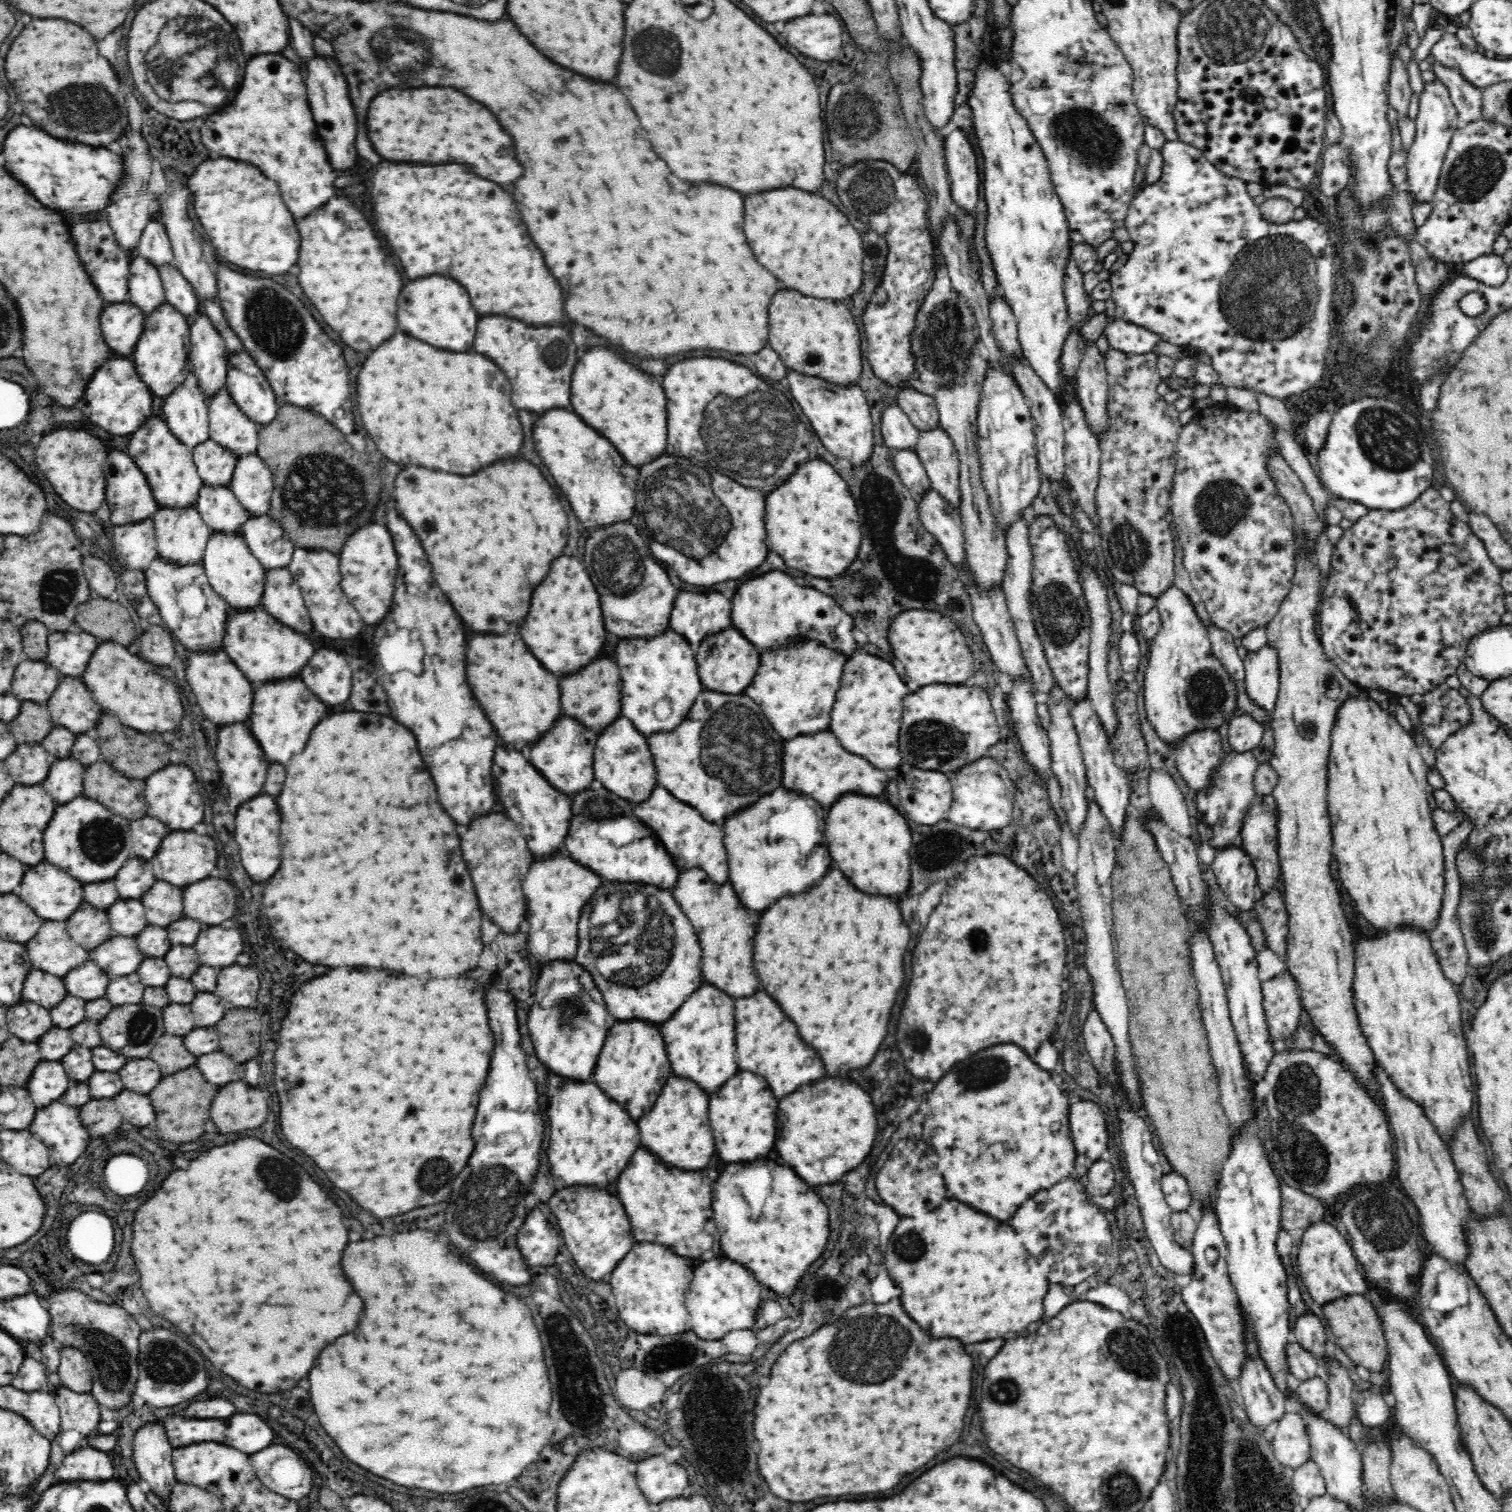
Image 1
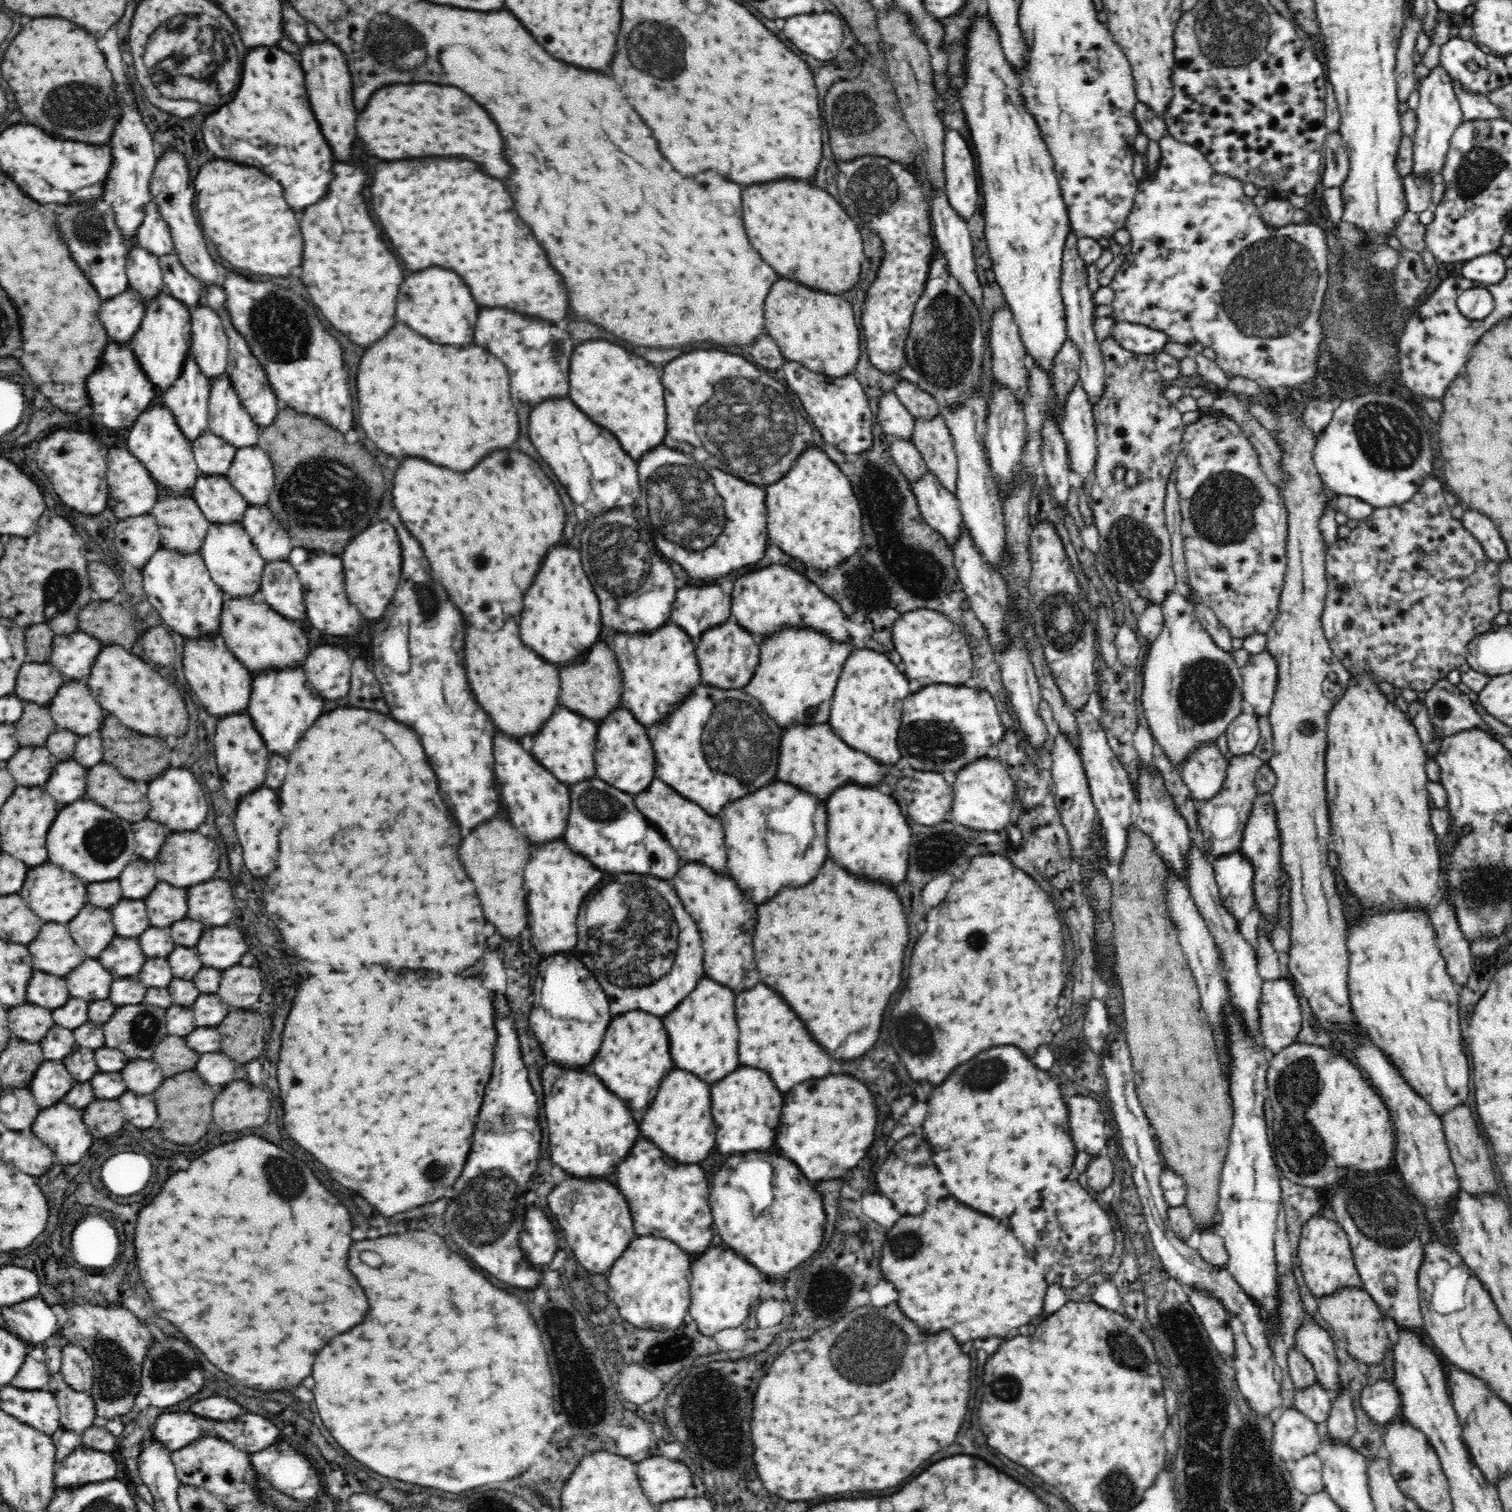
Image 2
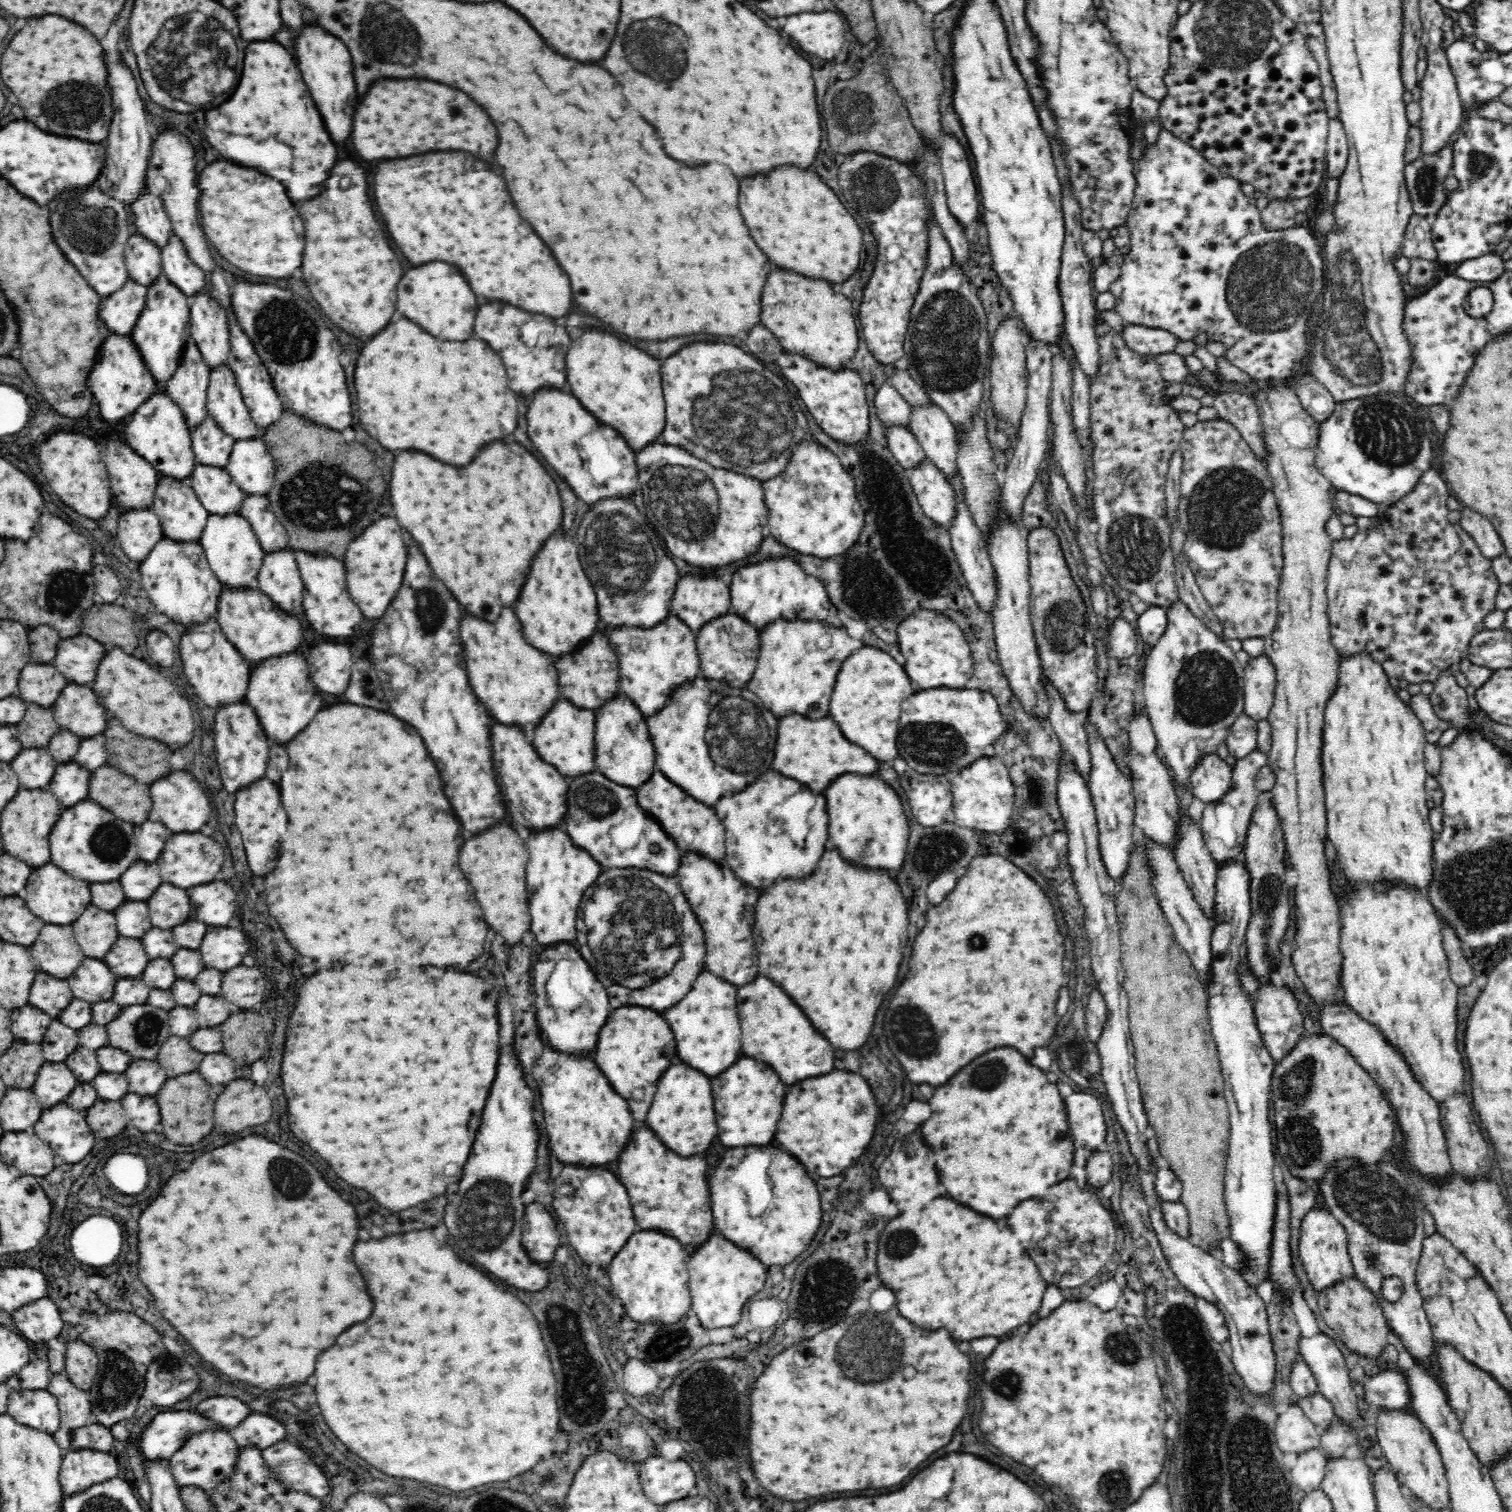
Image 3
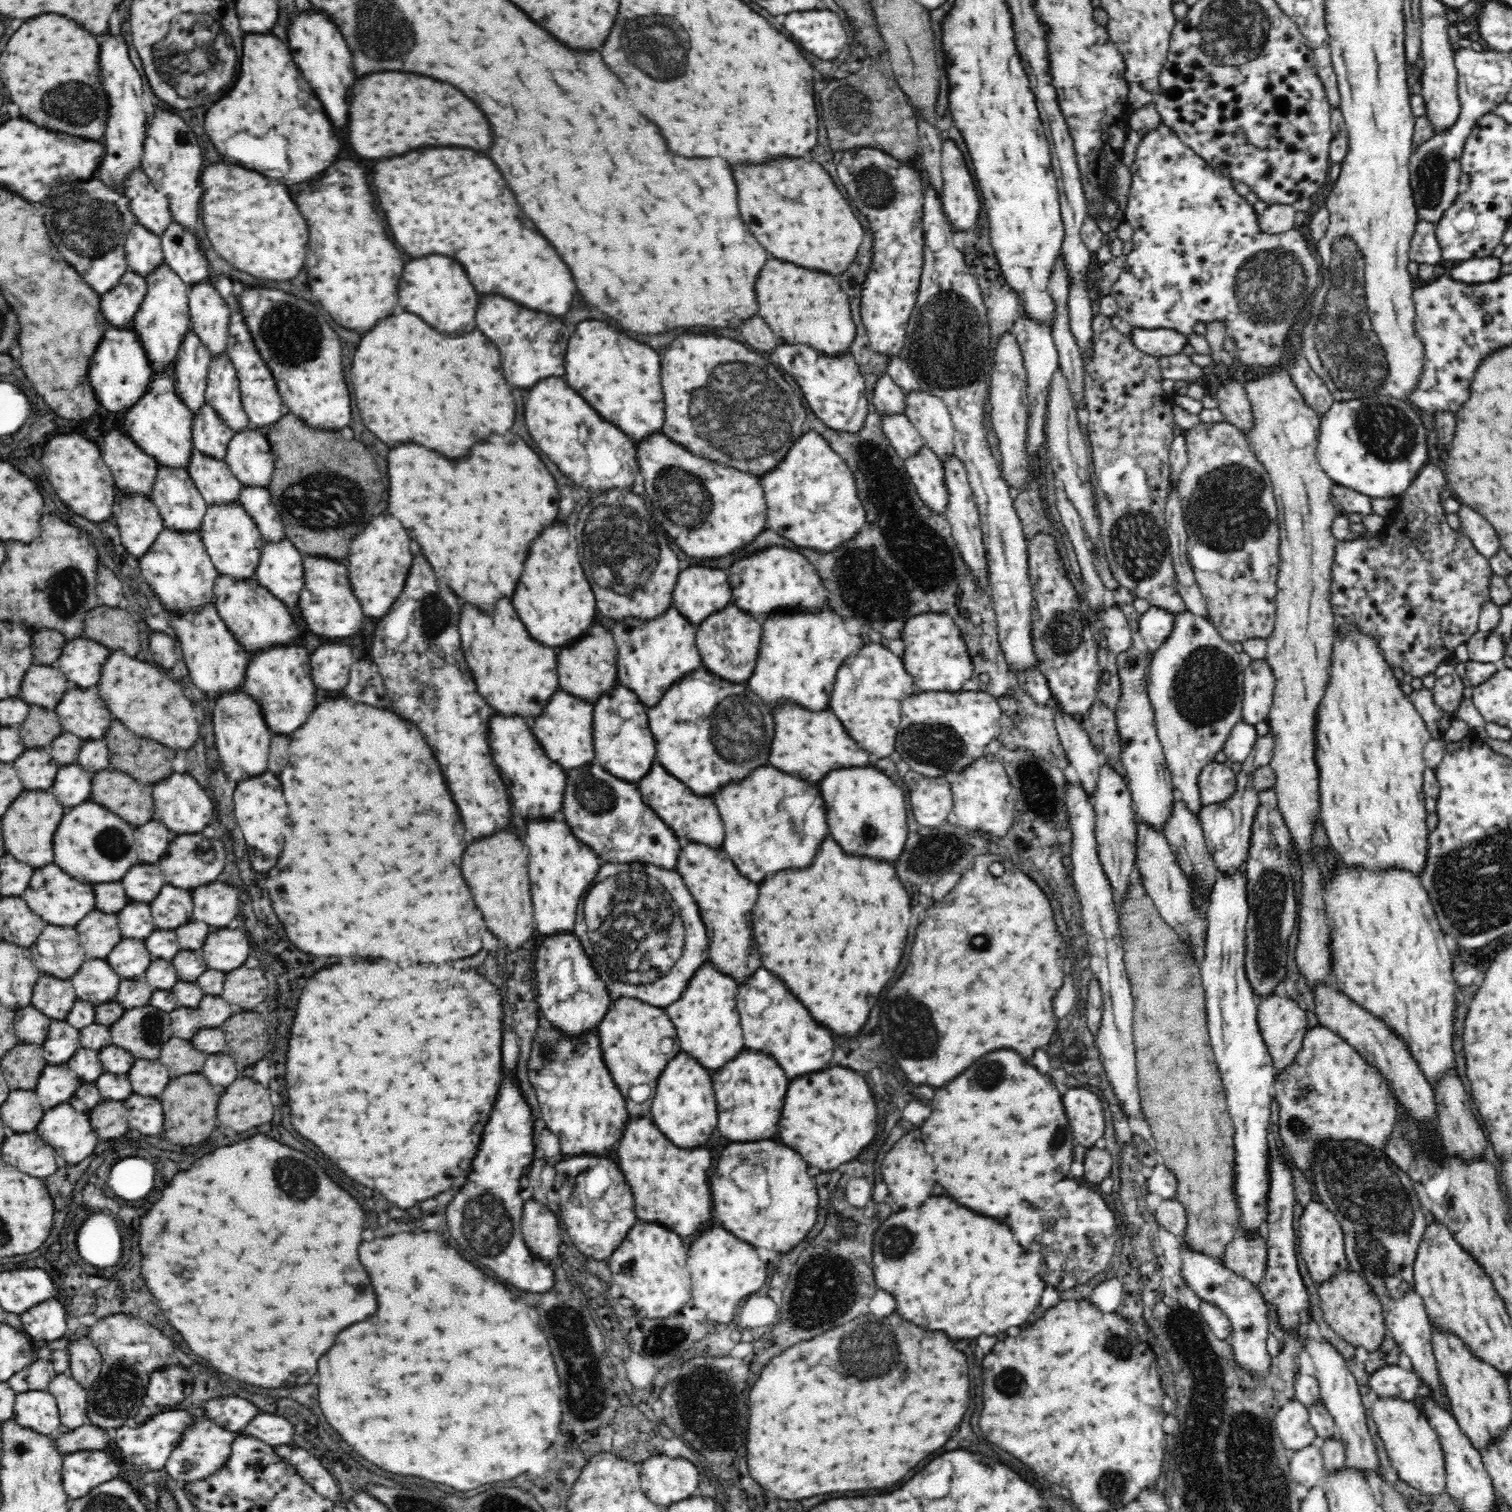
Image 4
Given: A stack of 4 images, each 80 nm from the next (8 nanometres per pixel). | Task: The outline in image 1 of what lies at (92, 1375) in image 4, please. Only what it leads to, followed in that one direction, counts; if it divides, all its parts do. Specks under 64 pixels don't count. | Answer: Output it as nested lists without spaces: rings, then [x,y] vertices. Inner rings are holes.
[[[62,1348],[57,1368],[62,1384],[77,1393],[90,1393],[93,1385],[90,1365],[82,1352],[74,1348]]]

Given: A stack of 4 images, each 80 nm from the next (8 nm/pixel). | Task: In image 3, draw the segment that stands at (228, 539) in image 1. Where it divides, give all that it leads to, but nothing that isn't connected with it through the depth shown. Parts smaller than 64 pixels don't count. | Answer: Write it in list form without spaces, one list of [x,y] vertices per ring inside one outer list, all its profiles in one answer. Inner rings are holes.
[[[241,514],[209,515],[201,534],[200,543],[212,573],[223,584],[224,589],[256,588],[257,576],[265,554],[258,539],[256,539],[252,525]]]

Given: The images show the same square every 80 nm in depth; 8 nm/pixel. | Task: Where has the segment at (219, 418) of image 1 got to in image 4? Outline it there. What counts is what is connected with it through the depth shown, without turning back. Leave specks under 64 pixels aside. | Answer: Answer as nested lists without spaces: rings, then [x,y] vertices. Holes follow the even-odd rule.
[[[227,353],[211,360],[205,402],[216,411],[234,434],[255,427],[244,410],[237,372]]]

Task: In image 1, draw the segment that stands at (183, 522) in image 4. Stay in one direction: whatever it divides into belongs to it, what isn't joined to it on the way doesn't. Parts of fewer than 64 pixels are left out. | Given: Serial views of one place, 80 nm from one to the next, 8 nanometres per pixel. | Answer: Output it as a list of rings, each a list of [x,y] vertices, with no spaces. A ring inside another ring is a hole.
[[[196,508],[157,509],[152,519],[156,535],[157,557],[176,565],[202,564],[211,530],[204,524]]]

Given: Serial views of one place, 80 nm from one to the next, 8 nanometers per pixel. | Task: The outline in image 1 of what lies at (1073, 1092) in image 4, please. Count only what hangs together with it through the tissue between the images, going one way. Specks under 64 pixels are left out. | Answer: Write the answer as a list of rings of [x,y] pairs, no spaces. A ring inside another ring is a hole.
[[[1084,1100],[1070,1106],[1070,1136],[1078,1154],[1097,1161],[1108,1148],[1106,1118],[1100,1105]]]

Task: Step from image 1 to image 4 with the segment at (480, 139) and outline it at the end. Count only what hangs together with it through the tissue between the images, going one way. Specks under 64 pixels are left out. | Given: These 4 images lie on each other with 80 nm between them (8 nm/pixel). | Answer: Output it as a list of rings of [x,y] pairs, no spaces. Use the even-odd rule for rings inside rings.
[[[376,72],[364,80],[358,80],[354,88],[356,92],[352,95],[348,138],[352,148],[364,158],[392,158],[422,146],[462,146],[472,150],[486,150],[494,142],[490,124],[482,110],[452,84],[404,72]]]

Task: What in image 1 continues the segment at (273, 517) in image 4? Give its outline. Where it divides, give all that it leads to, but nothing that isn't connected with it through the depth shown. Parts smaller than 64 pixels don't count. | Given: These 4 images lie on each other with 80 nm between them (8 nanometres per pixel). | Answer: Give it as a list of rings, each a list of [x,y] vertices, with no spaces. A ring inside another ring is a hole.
[[[269,514],[250,516],[241,526],[240,534],[265,571],[289,566],[295,546],[279,522]]]

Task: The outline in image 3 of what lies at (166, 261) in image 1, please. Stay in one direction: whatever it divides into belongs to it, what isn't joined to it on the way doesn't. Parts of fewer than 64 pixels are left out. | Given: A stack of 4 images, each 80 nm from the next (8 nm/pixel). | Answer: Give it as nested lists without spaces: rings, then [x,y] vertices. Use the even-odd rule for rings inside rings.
[[[146,188],[141,197],[131,204],[131,212],[135,214],[136,234],[152,241],[158,249],[162,250],[168,244],[173,232],[162,199],[152,195]]]

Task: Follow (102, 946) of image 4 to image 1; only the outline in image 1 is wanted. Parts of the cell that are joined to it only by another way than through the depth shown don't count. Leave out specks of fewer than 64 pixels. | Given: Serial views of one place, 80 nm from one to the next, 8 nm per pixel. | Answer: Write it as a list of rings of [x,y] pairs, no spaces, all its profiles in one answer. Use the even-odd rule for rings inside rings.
[[[84,902],[80,910],[76,910],[70,916],[70,920],[66,920],[66,928],[72,940],[86,950],[100,946],[104,942],[102,938],[110,938],[110,932],[112,932],[106,912],[96,910],[88,902]]]

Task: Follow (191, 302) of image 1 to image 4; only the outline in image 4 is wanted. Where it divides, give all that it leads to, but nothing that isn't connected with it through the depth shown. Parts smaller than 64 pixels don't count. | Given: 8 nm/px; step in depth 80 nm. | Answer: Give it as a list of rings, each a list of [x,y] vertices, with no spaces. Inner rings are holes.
[[[174,222],[168,225],[161,238],[163,262],[174,271],[186,287],[192,288],[208,279],[210,263],[190,232]]]

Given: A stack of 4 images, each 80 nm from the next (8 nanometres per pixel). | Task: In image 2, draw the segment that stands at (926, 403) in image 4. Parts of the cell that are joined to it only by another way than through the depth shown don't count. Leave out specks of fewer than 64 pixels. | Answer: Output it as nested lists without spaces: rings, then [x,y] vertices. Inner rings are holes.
[[[938,414],[932,420],[915,420],[913,443],[920,452],[927,471],[954,495],[957,492],[957,455],[952,435]]]

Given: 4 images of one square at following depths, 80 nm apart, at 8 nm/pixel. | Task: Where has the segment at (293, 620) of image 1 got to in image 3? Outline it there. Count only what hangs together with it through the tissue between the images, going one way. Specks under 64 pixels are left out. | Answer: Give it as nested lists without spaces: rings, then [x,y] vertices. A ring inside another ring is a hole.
[[[292,549],[264,555],[256,588],[285,613],[292,616],[303,613],[304,583]]]

